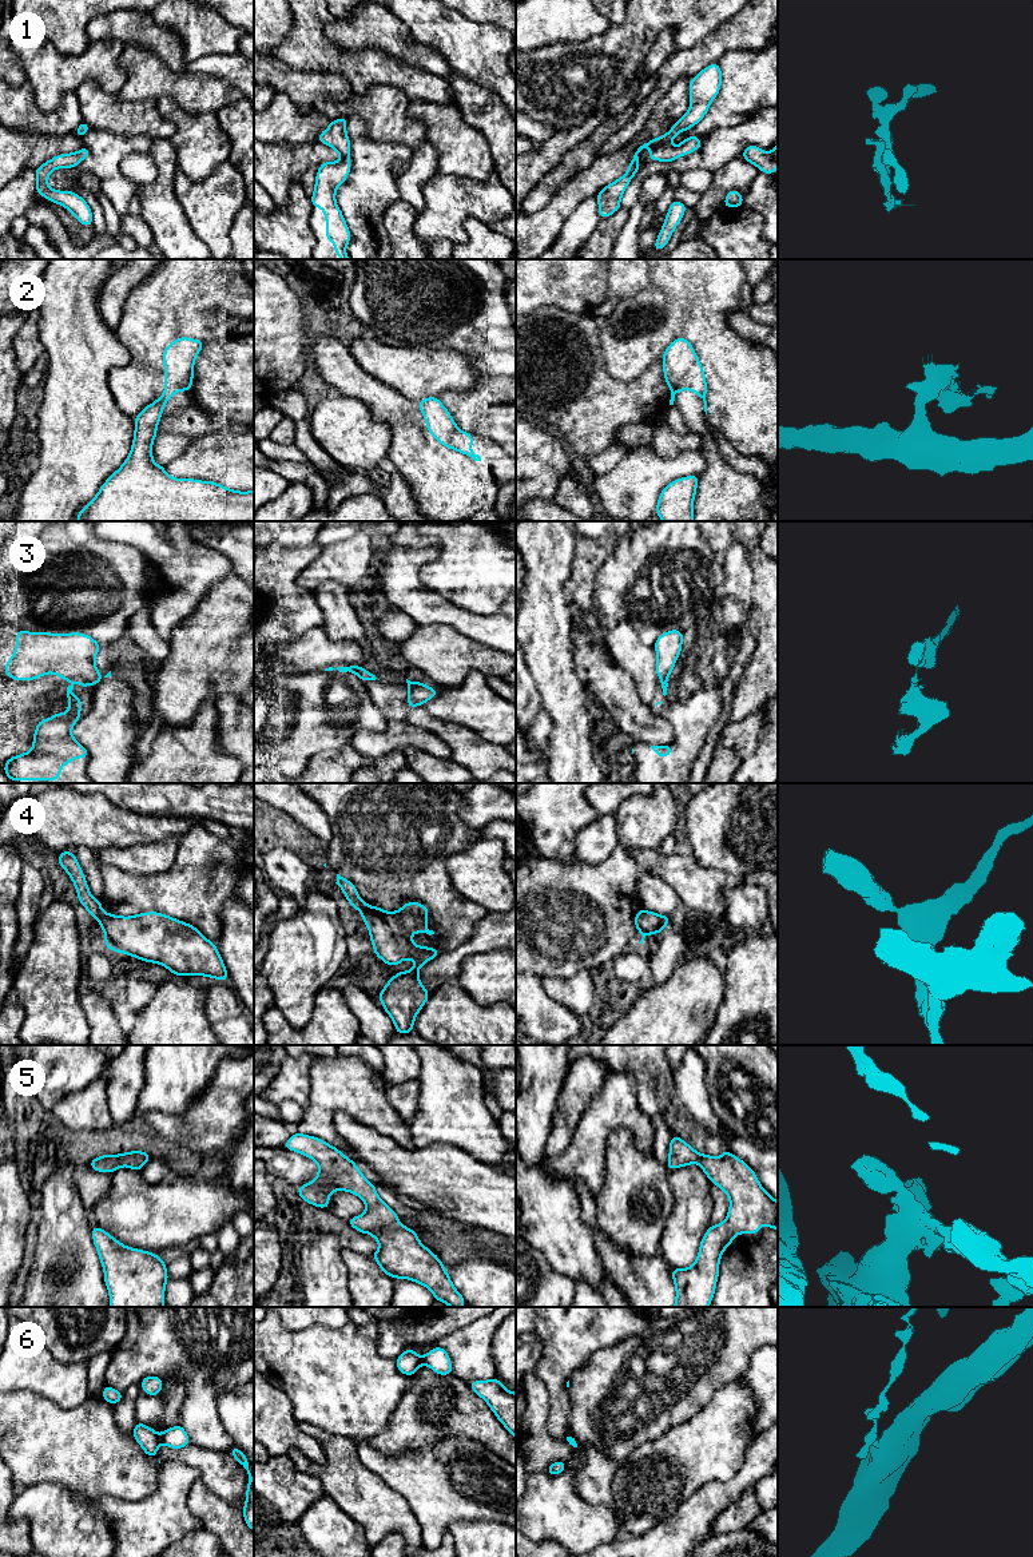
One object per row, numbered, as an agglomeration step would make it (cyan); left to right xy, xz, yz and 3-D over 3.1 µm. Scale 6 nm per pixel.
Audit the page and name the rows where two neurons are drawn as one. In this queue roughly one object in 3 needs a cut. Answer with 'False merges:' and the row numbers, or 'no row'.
False merges: 3, 4, 6

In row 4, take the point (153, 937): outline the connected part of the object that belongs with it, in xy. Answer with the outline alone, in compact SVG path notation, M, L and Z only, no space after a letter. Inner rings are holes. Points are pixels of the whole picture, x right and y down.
M103 911L99 924L110 950L163 965L176 976L229 981L215 944L192 925L156 911L131 917Z

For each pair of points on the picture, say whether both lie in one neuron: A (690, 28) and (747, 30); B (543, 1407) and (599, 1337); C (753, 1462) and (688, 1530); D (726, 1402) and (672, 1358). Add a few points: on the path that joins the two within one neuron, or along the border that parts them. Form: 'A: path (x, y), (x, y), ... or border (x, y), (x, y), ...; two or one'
A: border (736, 14), (722, 22), (691, 47); two
B: border (532, 1373), (549, 1391), (549, 1432); two
C: path (741, 1480), (706, 1513); one
D: border (742, 1377), (724, 1383), (694, 1416); two

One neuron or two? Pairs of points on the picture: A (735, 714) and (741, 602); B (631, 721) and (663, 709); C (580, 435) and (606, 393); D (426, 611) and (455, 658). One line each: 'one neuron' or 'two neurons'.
A: two neurons
B: two neurons
C: one neuron
D: two neurons

